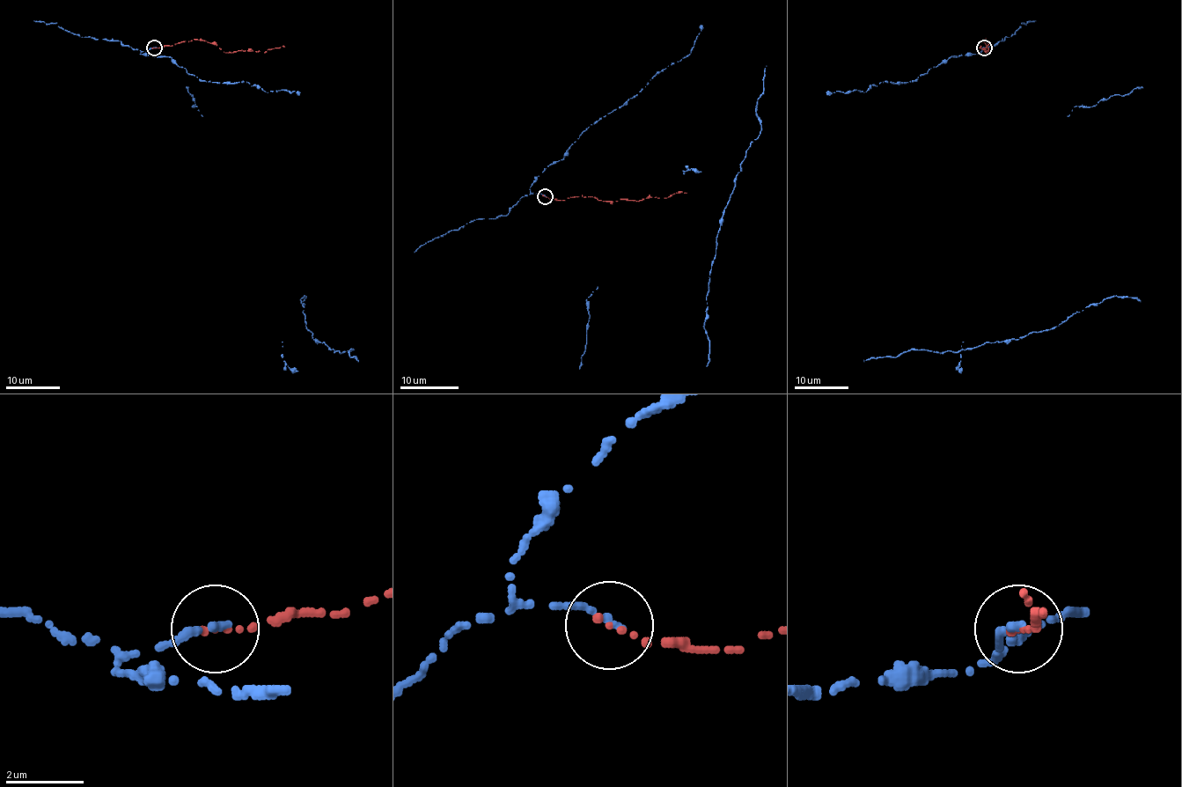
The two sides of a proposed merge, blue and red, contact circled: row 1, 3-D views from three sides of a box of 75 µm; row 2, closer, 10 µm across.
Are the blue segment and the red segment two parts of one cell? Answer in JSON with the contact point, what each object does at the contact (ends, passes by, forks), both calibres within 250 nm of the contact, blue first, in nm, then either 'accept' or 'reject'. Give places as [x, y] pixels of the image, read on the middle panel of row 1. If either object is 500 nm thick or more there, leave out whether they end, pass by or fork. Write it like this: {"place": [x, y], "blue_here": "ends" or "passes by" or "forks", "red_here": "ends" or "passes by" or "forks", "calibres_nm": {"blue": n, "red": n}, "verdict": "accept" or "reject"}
{"place": [545, 196], "blue_here": "ends", "red_here": "ends", "calibres_nm": {"blue": 200, "red": 170}, "verdict": "accept"}

